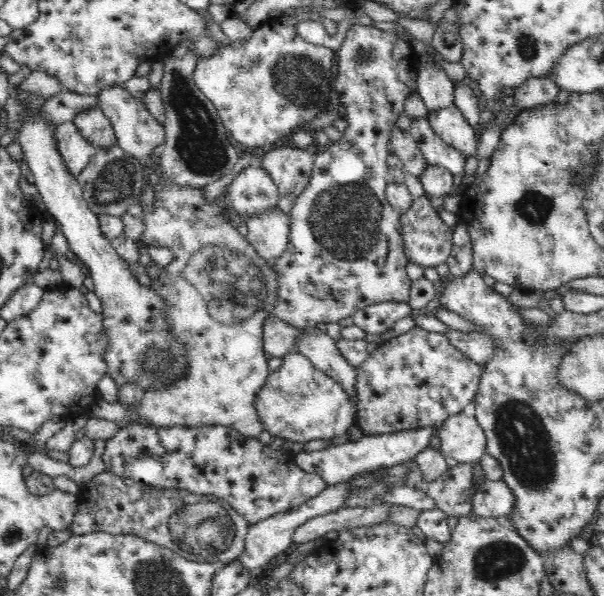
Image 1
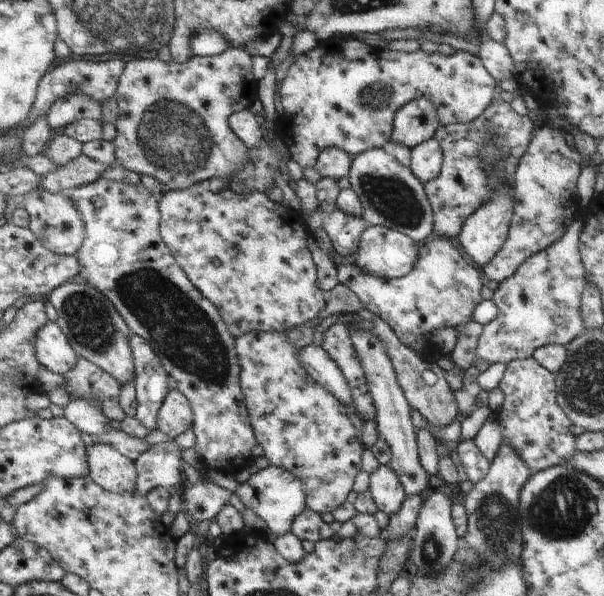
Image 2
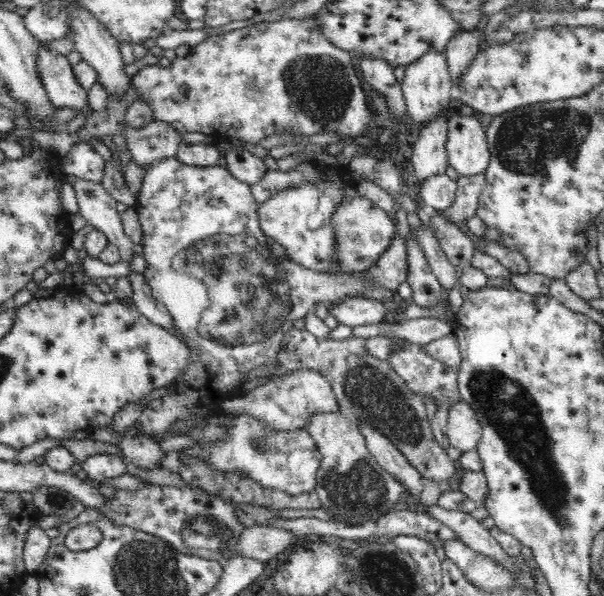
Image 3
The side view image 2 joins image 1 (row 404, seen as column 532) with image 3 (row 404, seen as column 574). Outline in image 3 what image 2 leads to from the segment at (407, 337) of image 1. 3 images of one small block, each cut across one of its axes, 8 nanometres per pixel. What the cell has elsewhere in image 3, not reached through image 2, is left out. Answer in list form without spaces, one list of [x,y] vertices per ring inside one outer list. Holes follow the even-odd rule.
[[[402,340],[402,348],[392,352],[388,356],[390,366],[394,368],[394,372],[402,378],[402,382],[406,382],[406,386],[416,392],[416,396],[420,396],[422,400],[426,400],[428,396],[434,398],[438,408],[452,408],[452,404],[460,402],[460,388],[458,388],[458,368],[450,368],[442,362],[438,362],[436,358],[432,358],[426,350],[424,344],[414,344],[408,340]]]

